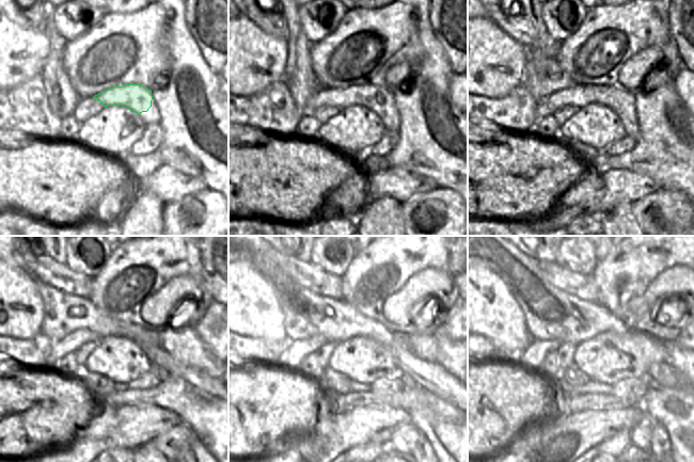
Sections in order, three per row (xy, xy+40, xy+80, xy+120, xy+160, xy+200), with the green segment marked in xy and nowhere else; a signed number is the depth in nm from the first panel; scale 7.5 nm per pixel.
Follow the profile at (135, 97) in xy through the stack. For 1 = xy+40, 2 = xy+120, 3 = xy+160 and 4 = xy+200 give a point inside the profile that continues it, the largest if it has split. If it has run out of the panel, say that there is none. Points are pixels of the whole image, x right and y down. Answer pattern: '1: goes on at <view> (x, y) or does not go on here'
1: goes on at xy+40 (376, 98)
2: goes on at xy+120 (69, 344)
3: goes on at xy+160 (297, 350)
4: goes on at xy+200 (532, 357)

